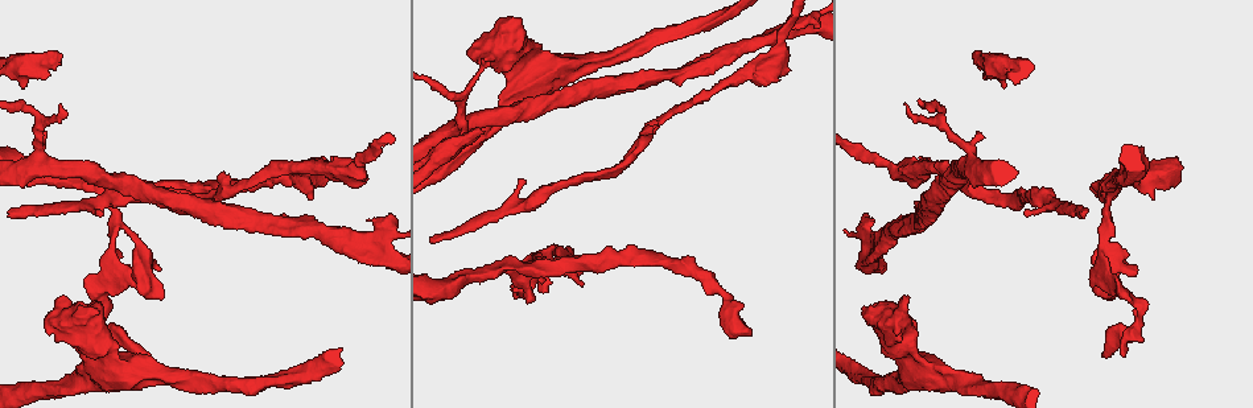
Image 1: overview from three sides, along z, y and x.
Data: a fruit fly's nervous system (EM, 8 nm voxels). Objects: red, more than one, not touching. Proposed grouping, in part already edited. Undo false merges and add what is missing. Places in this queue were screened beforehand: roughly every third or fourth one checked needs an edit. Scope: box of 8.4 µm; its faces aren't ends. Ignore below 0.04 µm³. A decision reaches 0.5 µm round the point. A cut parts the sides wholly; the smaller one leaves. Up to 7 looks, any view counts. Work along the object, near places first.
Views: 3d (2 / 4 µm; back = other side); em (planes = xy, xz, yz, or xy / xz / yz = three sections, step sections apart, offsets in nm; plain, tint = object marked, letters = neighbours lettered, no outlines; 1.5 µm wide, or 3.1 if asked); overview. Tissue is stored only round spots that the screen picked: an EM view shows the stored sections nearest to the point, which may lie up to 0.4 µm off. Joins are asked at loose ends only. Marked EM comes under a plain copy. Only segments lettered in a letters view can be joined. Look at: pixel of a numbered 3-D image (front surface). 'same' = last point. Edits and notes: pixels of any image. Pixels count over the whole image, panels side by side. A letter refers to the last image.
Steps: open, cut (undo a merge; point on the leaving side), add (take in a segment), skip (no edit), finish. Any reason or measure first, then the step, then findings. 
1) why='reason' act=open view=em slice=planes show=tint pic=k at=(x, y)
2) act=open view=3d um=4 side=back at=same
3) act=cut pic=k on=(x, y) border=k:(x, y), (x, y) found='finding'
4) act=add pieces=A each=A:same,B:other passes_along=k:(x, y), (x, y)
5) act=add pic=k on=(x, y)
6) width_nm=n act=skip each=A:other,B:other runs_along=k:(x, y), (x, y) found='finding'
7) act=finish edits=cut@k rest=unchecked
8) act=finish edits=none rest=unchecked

act=open view=em slice=xz step=8 show=letters pic=1 at=(84, 356)

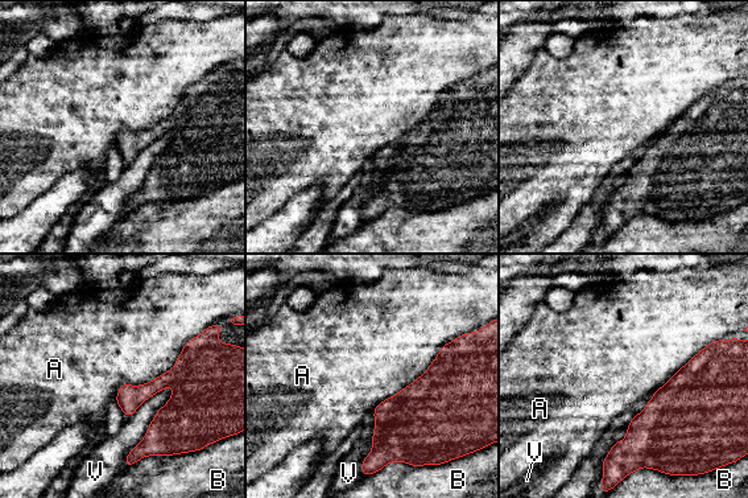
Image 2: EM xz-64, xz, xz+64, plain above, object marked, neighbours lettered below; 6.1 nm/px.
act=open view=em slice=planes show=letters at=same

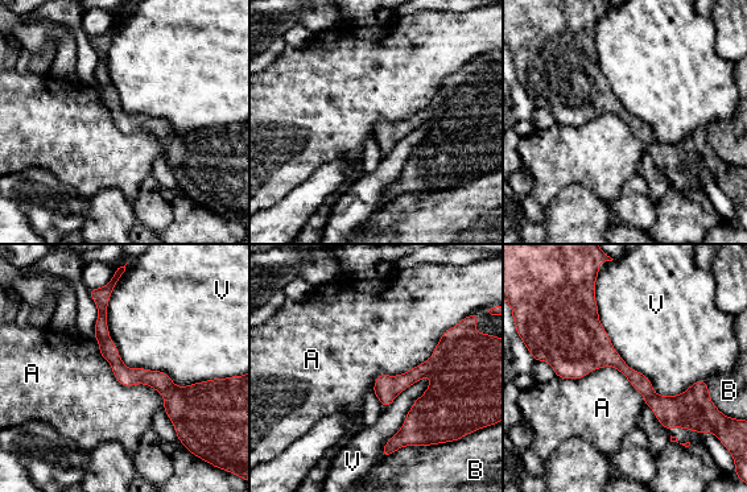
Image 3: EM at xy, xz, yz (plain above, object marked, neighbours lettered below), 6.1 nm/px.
act=skip each=A:other,B:other,V:other border=3:(118, 280), (120, 359), (214, 379) found='no lettered segment goes on from it'

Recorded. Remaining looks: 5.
why='branch stops here' act=open view=3d um=2 pic=1 at=(481, 61)

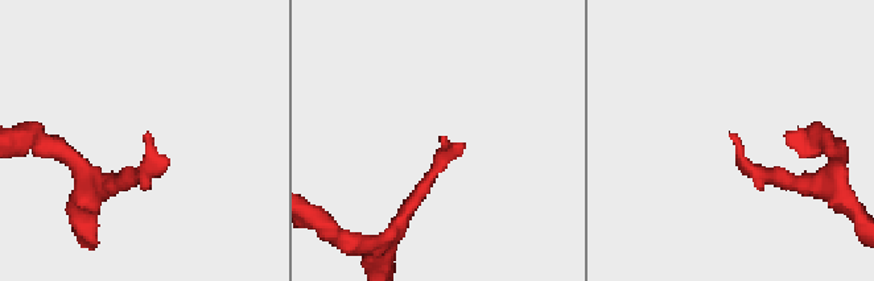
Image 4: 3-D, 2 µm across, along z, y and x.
act=open view=em slice=planes show=tint pic=4 at=(149, 133)

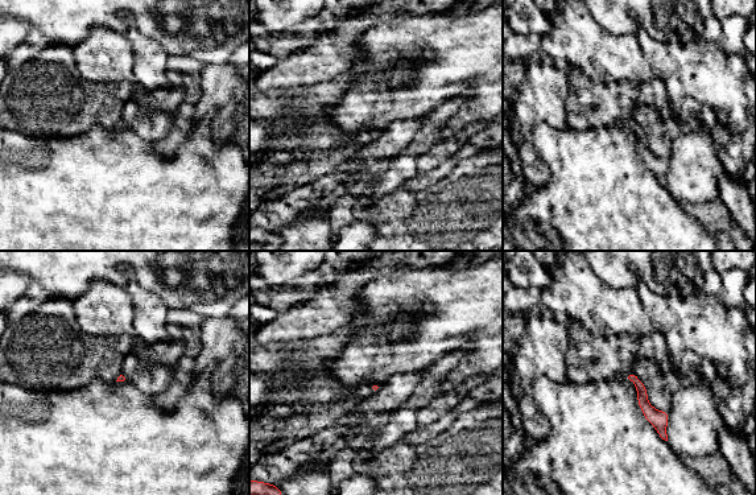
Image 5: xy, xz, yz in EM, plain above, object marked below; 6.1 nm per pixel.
why='what lies round it' act=open view=em slice=planes show=letters at=same

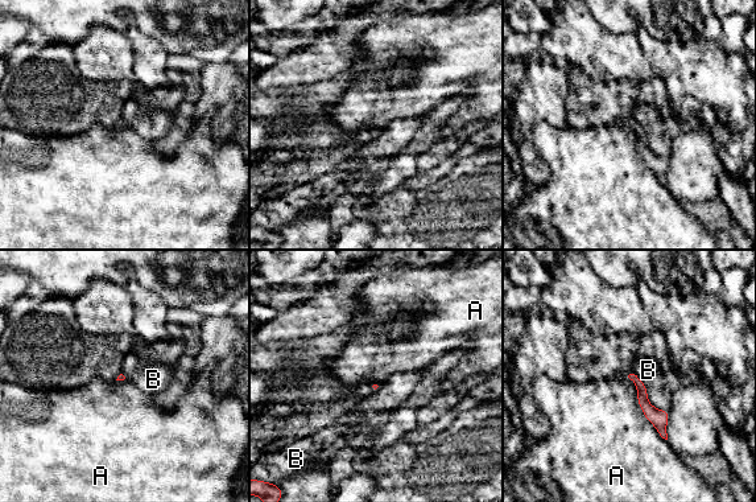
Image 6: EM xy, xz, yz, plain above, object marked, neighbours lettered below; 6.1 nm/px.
longest_contact=A:460nm act=skip each=A:other,B:other runs_along=6:(636, 381), (662, 432) found='no lettered segment goes on from it'

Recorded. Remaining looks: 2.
why='an open end' act=open view=em slice=xy step=8 show=letters pic=1 at=(976, 56)

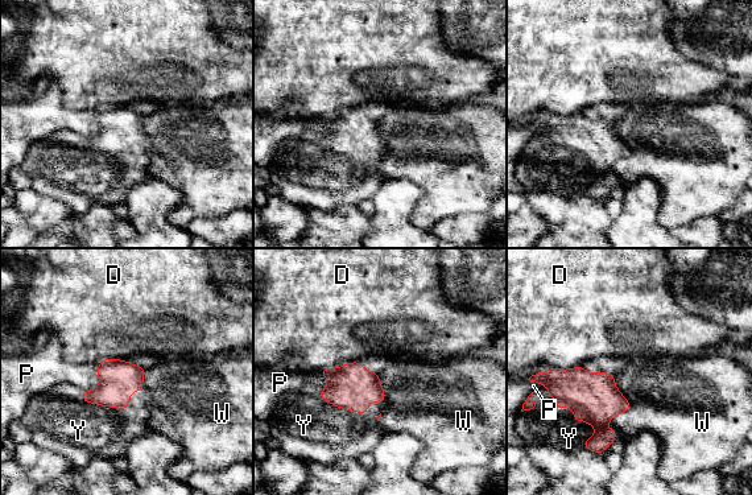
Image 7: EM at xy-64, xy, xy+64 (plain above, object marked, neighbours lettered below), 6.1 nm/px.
width_nm=220 act=add pieces=Y each=D:other,P:other,W:other,Y:same passes_along=7:(118, 379), (116, 407), (83, 430) found='it goes on there'

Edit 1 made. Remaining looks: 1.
act=finish edits=add@7 rest=unchecked

